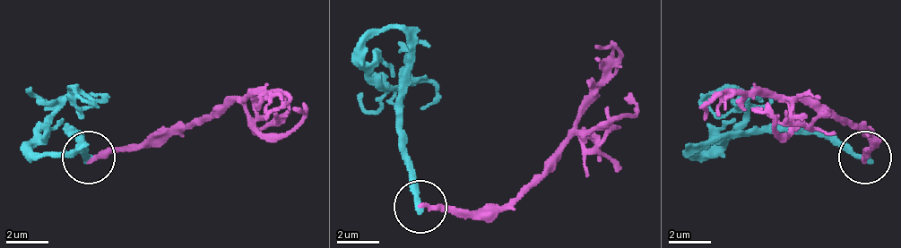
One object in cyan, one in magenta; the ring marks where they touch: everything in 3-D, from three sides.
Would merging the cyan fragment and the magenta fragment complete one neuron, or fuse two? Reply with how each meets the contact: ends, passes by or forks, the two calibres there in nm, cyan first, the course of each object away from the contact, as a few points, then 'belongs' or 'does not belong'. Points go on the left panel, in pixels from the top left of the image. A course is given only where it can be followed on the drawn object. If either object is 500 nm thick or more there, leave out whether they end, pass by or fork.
cyan ends | magenta ends | 280/260 nm | cyan via (87, 158), (72, 132), (77, 149), (35, 153), (30, 143), (56, 116), (61, 96), (72, 90), (98, 106) | magenta via (87, 158), (167, 143), (209, 111), (272, 96), (278, 100), (267, 122) | does not belong

